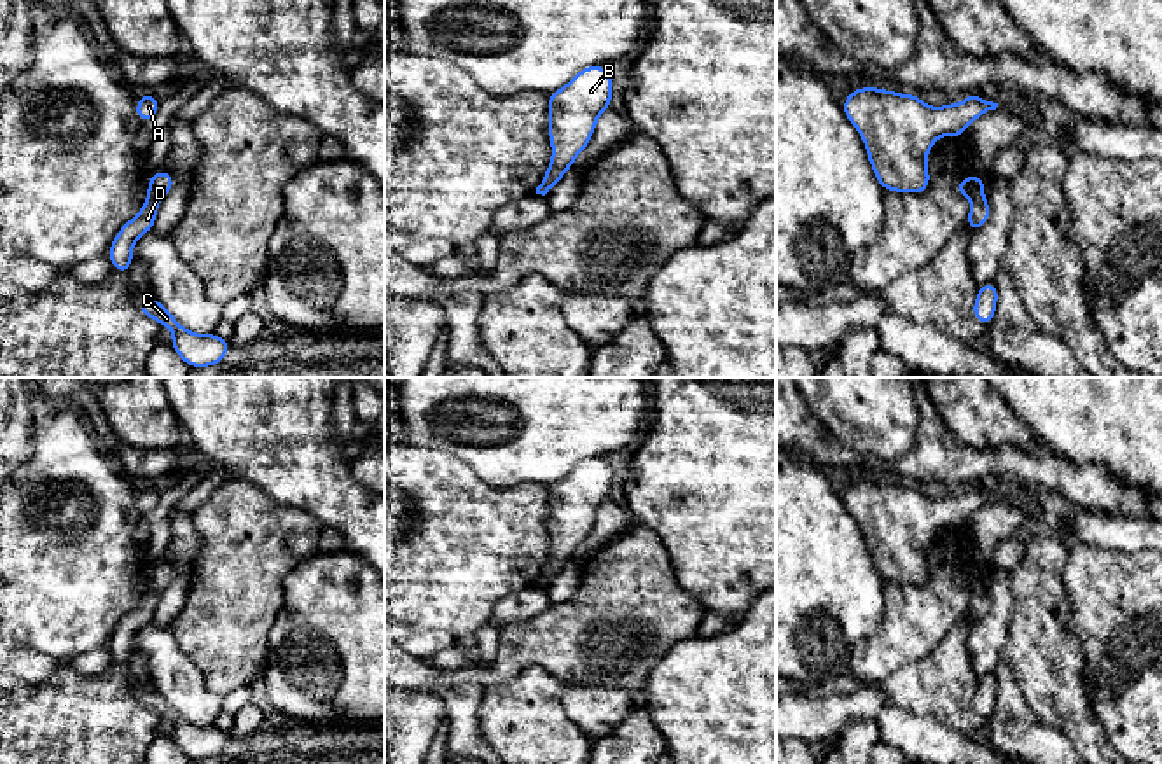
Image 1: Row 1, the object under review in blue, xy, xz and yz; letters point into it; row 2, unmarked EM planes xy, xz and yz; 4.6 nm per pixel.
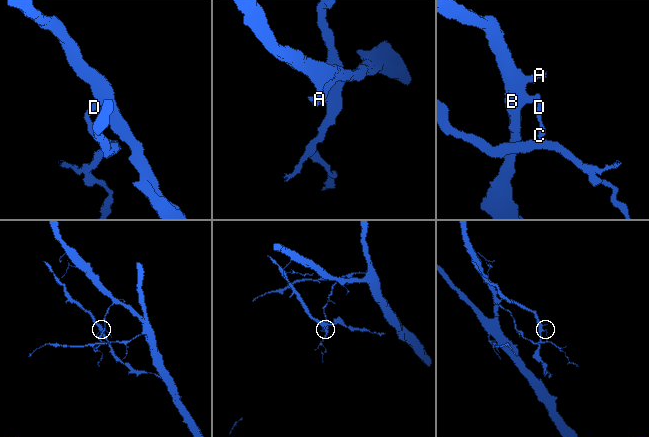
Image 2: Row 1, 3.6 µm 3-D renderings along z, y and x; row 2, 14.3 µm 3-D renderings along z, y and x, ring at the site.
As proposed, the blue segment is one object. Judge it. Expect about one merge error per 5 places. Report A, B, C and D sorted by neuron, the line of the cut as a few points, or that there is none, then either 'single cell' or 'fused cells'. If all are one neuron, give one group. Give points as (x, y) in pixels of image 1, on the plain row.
groups A B / C D; cut yz (982, 586), (972, 591); fused cells

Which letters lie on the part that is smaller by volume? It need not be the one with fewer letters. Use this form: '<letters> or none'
A, B

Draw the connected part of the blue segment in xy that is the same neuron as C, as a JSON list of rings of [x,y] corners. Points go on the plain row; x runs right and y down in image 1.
[[[156,689],[140,691],[138,699],[147,710],[173,722],[173,733],[169,736],[189,759],[217,757],[232,740],[229,733],[218,729],[215,724],[203,727],[182,719]]]

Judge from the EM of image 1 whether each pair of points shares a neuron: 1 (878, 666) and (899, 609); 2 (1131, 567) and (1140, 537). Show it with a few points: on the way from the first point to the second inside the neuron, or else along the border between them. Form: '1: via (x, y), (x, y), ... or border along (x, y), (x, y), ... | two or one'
1: via (885, 652), (899, 638), (899, 623) | one
2: border along (1096, 546), (1127, 553), (1143, 551) | two

